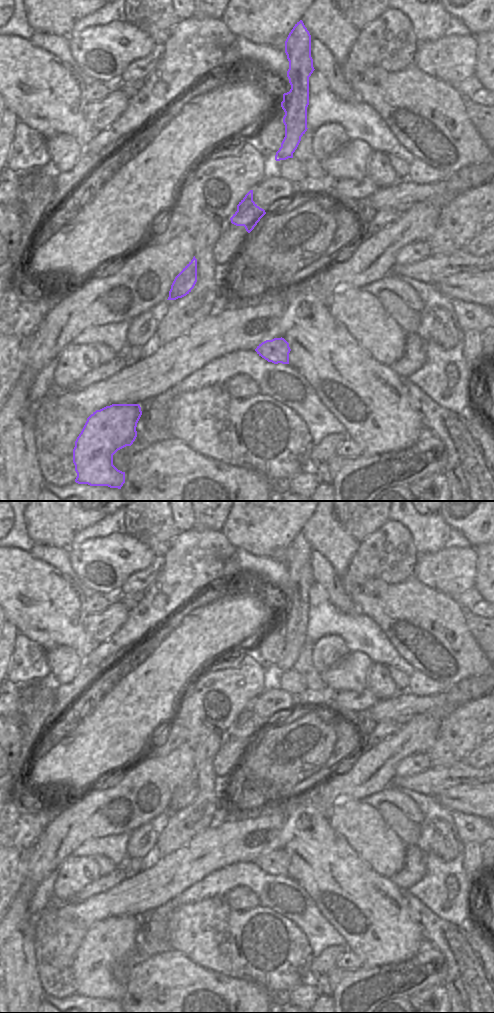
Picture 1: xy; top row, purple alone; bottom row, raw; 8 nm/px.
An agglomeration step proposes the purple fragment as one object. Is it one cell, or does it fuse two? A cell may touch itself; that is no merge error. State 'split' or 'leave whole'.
split

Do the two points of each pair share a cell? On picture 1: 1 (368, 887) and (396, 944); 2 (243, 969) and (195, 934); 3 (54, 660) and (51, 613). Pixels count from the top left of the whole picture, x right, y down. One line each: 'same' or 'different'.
1: same
2: same
3: different

